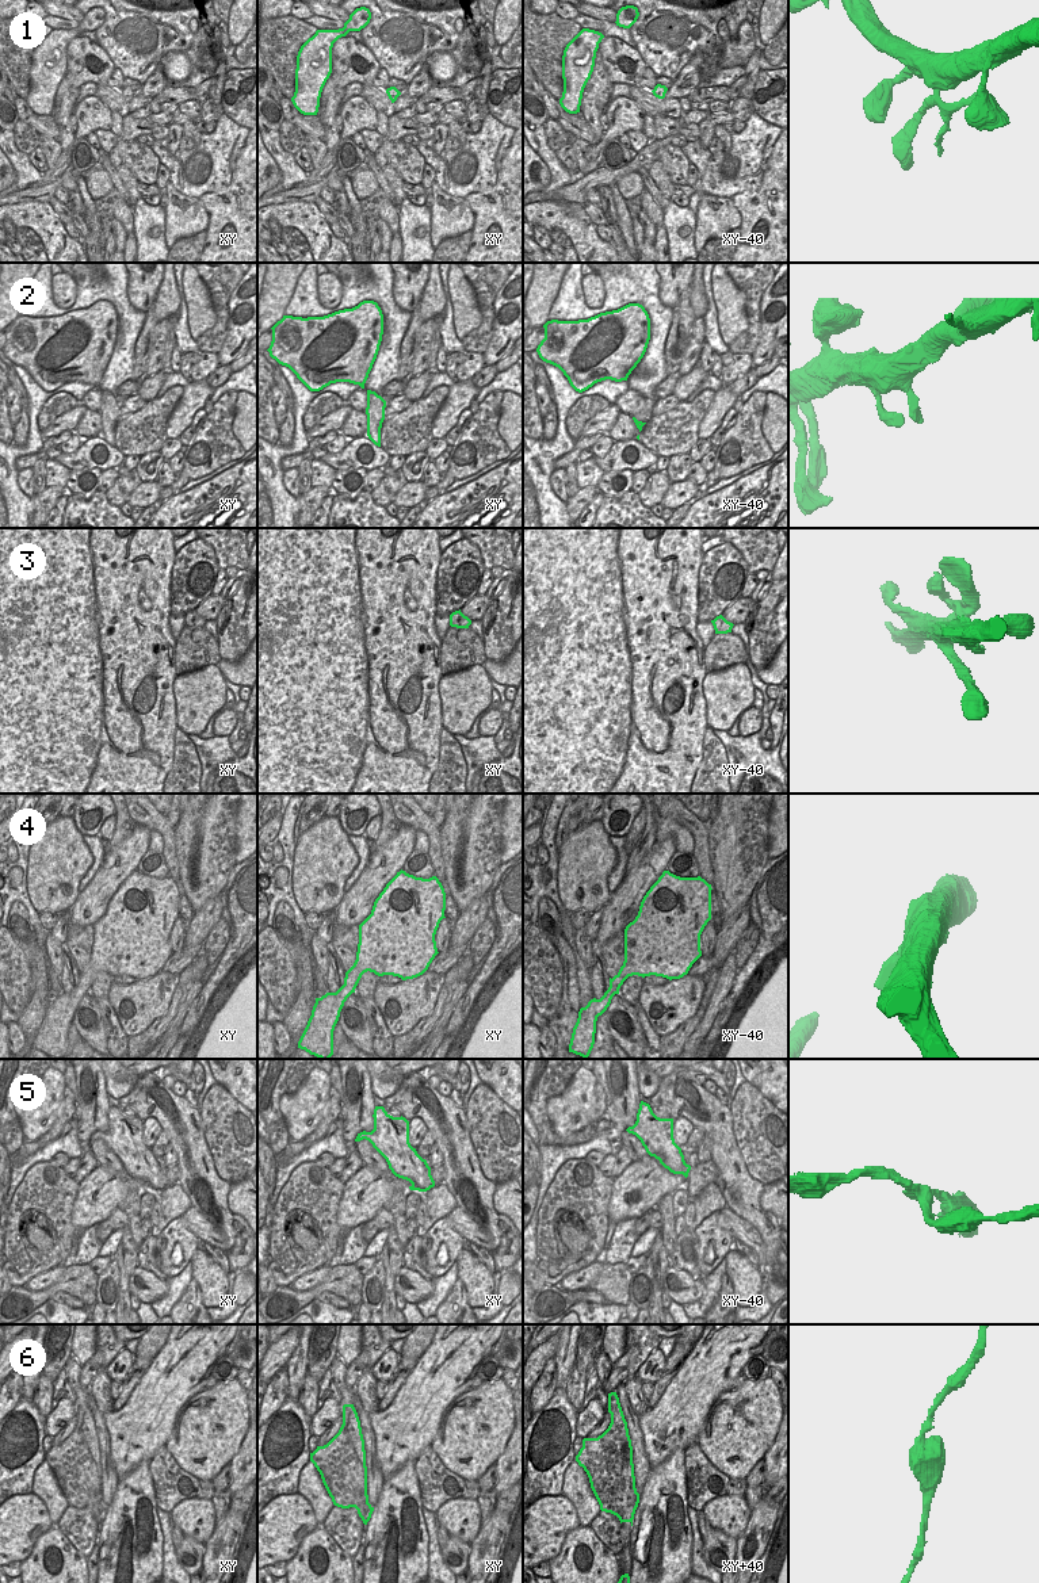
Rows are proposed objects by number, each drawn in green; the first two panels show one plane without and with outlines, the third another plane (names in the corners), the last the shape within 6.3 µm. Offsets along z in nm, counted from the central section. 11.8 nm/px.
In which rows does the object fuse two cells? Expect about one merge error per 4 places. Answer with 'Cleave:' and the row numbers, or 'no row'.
Cleave: no row

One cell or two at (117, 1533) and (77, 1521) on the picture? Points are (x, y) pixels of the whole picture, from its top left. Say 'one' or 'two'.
two

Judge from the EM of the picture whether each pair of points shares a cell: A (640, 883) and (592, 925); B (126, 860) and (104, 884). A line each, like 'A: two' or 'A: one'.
A: two
B: one

